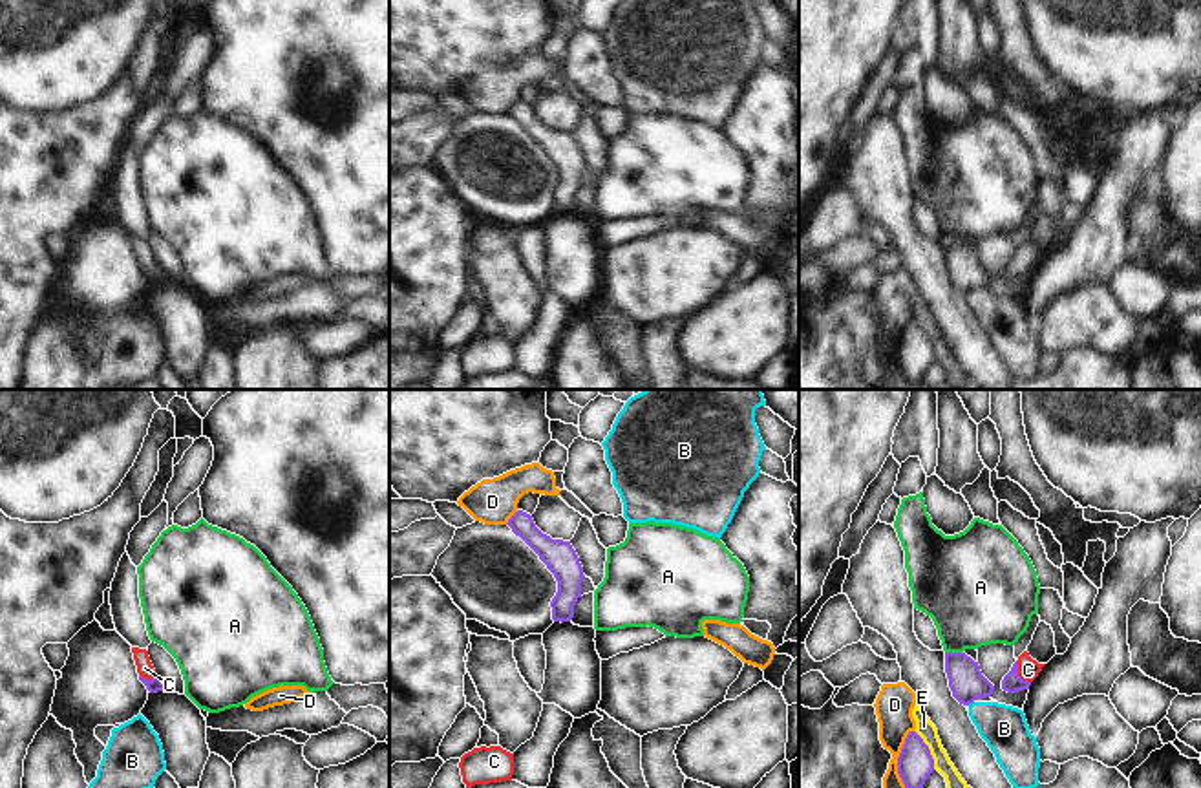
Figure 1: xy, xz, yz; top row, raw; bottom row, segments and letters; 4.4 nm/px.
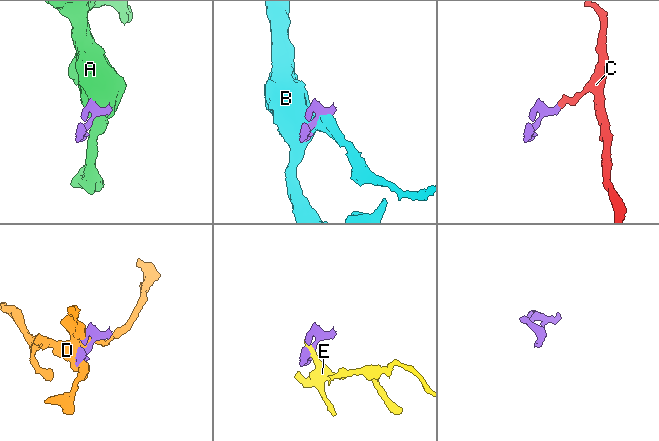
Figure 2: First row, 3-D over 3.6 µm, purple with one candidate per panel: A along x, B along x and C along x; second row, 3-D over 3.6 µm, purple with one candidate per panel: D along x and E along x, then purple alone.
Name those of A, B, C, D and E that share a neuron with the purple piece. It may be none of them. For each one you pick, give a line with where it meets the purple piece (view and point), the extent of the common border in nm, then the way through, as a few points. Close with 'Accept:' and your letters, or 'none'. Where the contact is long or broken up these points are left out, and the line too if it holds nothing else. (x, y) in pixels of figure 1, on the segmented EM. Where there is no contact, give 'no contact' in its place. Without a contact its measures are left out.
C: contact yz (1017, 675); length 120 nm; way yz (1011, 682), (1017, 675), (1028, 670)
Accept: C

